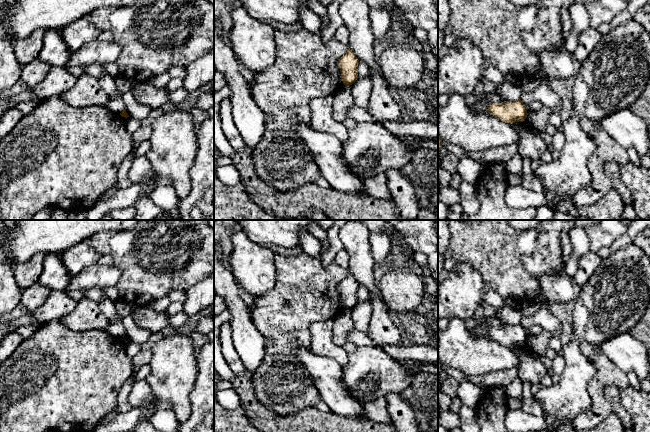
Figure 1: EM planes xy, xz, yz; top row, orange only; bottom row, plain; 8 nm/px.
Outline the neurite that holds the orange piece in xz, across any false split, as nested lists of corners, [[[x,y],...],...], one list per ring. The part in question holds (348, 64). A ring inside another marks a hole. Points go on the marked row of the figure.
[[[350,49],[339,59],[341,81],[345,86],[352,85],[358,79],[358,64],[358,58]]]

